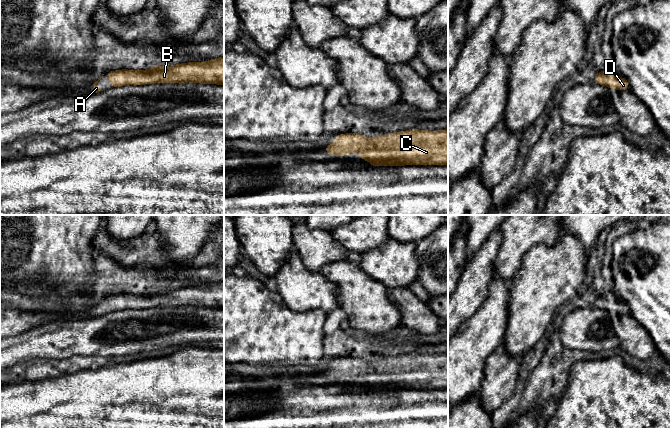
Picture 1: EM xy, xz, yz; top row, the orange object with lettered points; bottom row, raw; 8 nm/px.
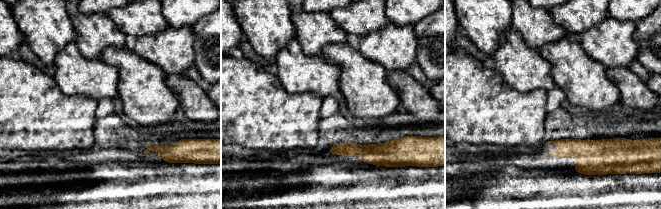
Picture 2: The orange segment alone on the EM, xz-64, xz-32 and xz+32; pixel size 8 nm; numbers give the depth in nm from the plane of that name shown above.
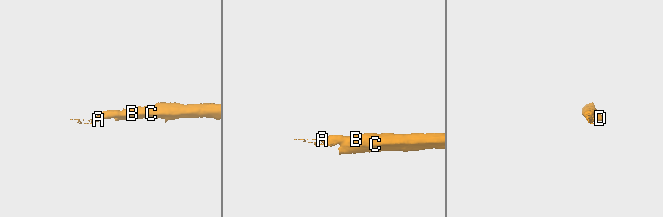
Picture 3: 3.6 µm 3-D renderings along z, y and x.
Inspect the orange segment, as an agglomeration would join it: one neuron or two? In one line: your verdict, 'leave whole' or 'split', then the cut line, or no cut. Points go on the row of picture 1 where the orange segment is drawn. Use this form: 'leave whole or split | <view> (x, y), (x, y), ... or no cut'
leave whole | no cut

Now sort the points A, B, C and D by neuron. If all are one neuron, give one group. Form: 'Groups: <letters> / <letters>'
Groups: A B C D

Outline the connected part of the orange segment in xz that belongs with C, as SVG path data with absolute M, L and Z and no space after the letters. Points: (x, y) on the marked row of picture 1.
M414 129L374 138L366 138L360 133L350 133L338 134L333 138L336 140L329 147L325 145L324 151L335 156L360 151L359 157L362 160L369 160L370 166L448 165L448 130L424 131Z

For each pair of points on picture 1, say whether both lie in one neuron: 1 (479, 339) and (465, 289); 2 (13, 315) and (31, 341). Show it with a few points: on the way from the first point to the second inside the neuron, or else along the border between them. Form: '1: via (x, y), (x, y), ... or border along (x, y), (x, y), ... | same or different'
1: border along (487, 296), (479, 309), (458, 329) | different
2: border along (46, 322), (10, 337) | different

